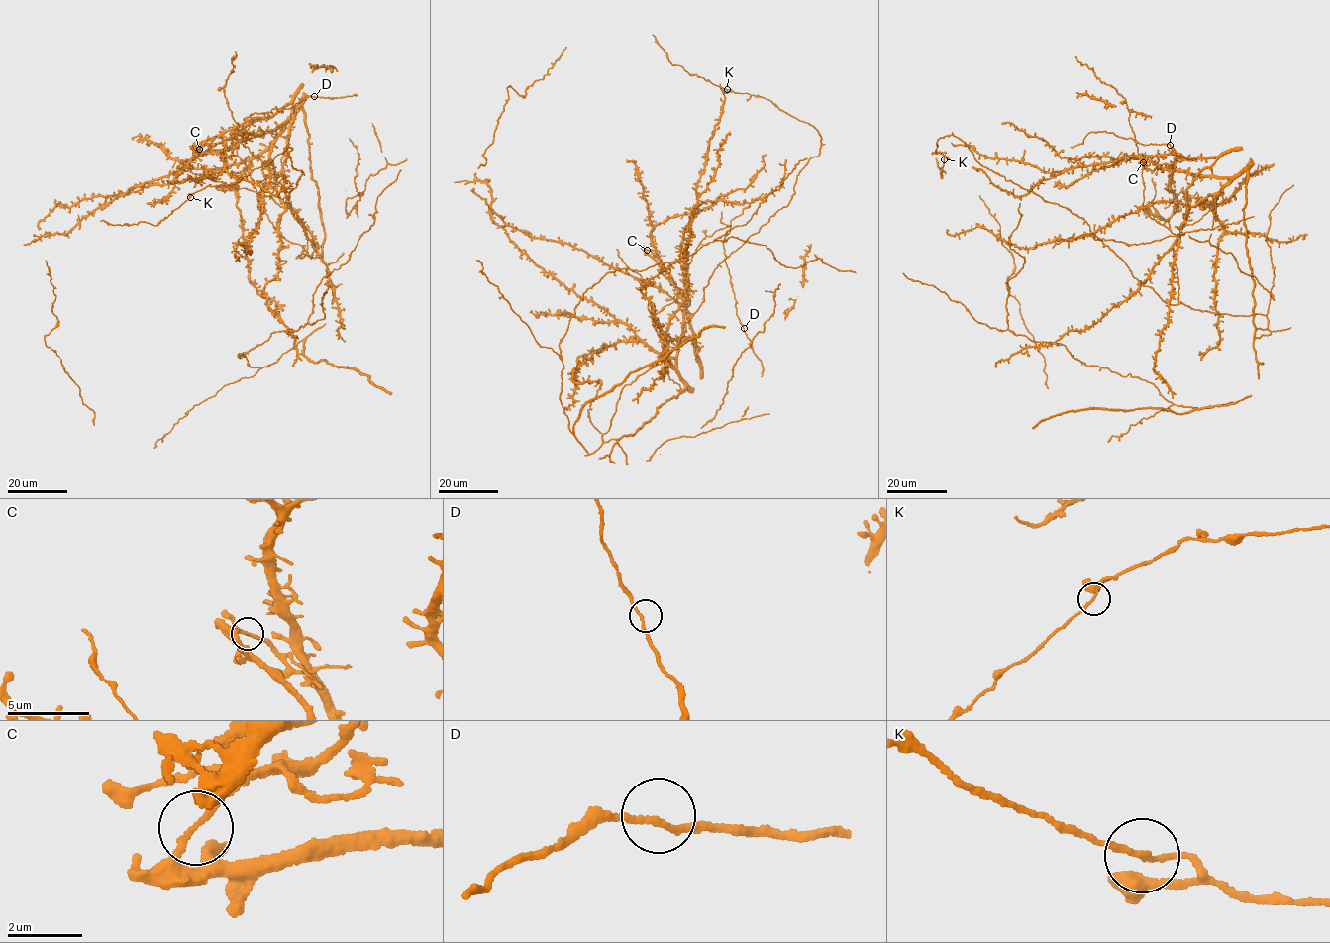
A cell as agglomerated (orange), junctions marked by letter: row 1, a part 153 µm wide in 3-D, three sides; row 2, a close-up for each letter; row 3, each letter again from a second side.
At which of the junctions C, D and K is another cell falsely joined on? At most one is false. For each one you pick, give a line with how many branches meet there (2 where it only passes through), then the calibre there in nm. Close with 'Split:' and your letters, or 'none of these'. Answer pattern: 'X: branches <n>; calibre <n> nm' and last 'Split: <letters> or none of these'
C: branches 2; calibre 140 nm
Split: C

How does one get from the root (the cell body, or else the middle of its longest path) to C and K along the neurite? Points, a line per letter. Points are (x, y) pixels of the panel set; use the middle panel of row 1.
C: (685, 324), (653, 366), (667, 347), (653, 317), (686, 290), (686, 270), (687, 280), (684, 295), (647, 249)
K: (685, 324), (719, 262), (788, 204), (797, 174), (819, 152), (821, 136), (814, 127), (768, 100), (727, 89)

